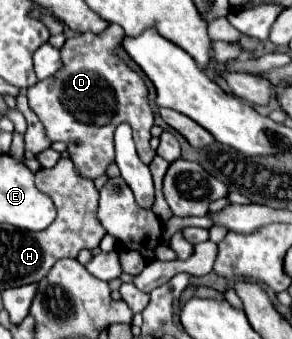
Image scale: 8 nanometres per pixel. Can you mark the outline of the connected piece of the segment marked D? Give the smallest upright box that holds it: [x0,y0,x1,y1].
[27,24,155,180]

